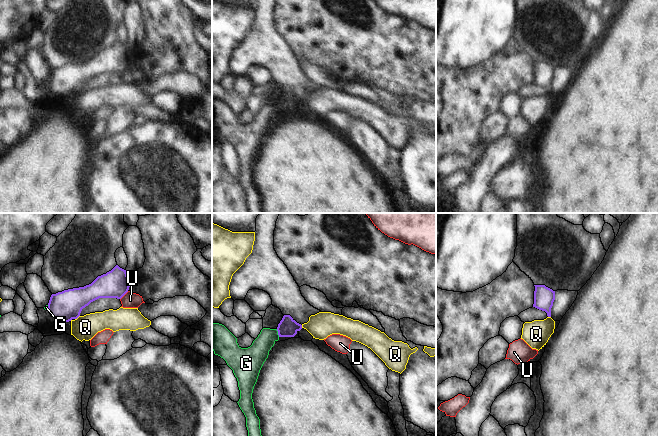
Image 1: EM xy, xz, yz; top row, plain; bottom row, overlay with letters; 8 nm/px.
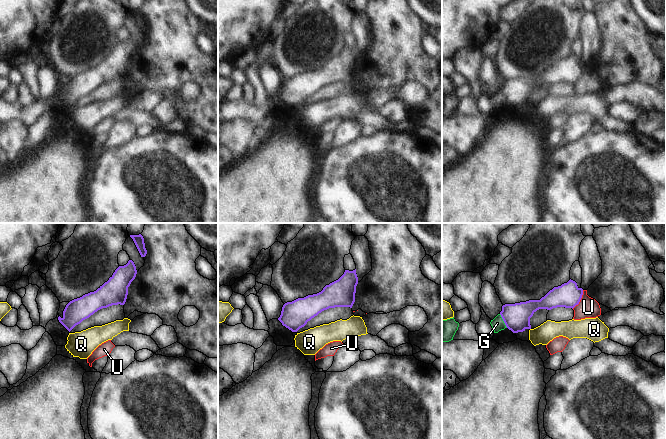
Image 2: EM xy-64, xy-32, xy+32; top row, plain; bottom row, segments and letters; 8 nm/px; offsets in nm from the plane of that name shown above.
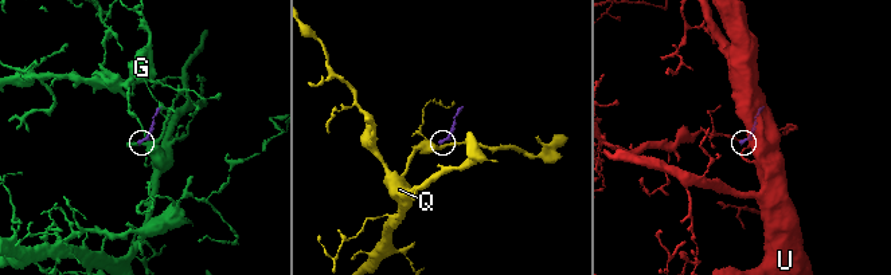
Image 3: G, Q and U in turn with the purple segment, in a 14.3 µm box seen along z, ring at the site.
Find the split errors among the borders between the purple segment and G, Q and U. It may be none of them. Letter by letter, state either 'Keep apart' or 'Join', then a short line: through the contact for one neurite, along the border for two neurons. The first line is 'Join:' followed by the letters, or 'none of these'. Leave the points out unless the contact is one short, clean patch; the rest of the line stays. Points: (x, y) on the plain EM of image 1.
Join: G
G: Join. Line: xz (287, 103), (278, 109), (257, 129)
Q: Keep apart. Line: xy (79, 91), (75, 95)
U: Keep apart. Line: xy (128, 67), (120, 75)

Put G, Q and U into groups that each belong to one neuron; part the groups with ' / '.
G / Q / U

